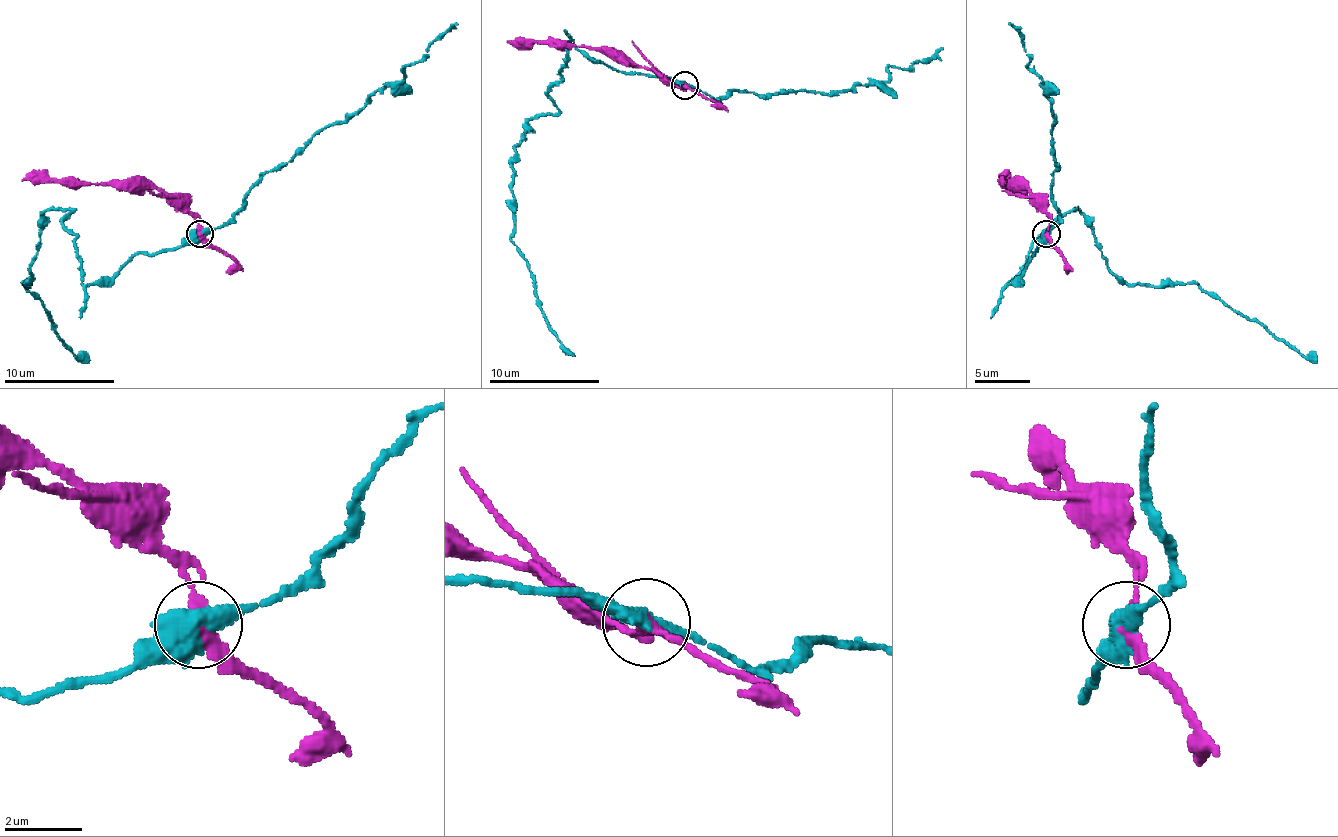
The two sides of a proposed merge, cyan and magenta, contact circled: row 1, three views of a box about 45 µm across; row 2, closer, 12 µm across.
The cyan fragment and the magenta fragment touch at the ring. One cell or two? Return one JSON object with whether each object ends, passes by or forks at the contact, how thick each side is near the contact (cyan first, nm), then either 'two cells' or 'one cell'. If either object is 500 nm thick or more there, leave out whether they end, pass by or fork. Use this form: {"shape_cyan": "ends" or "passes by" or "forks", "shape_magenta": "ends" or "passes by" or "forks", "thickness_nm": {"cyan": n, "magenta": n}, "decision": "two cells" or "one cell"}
{"thickness_nm": {"cyan": 550, "magenta": 260}, "decision": "two cells"}

